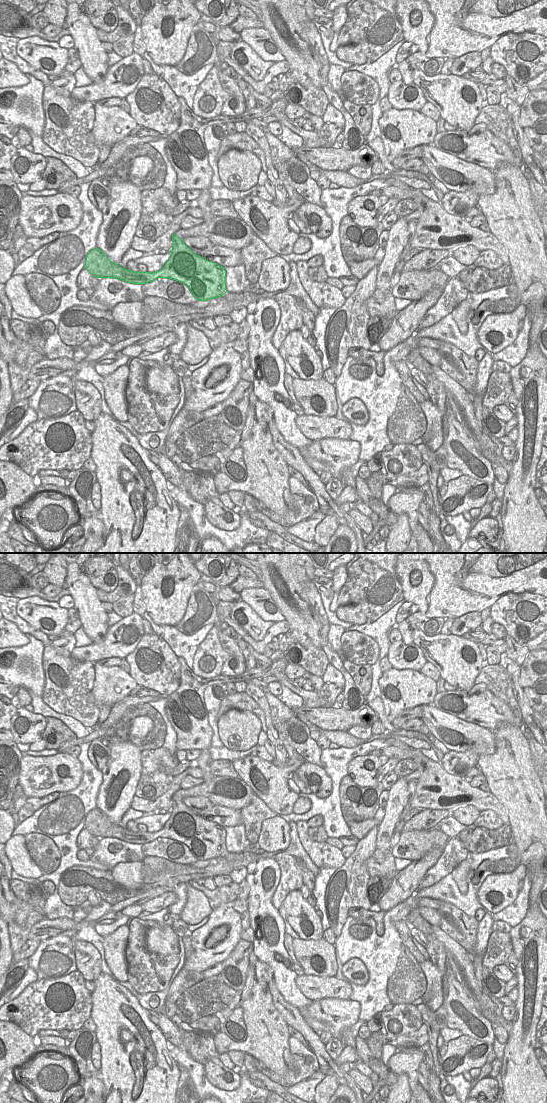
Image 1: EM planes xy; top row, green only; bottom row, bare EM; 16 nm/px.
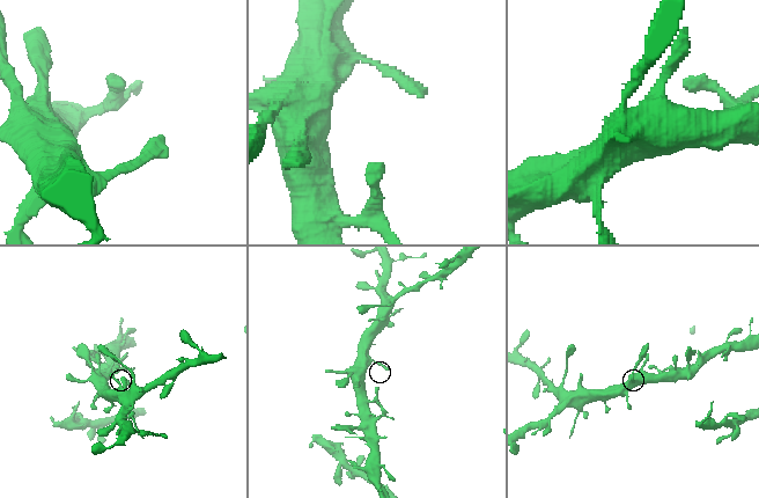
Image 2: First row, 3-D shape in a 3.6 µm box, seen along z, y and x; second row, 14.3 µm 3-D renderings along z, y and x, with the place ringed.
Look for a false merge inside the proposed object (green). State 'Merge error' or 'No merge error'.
No merge error.

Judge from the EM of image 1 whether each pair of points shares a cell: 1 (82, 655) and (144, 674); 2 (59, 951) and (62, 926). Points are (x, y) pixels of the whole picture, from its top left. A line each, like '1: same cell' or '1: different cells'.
1: different cells
2: different cells

